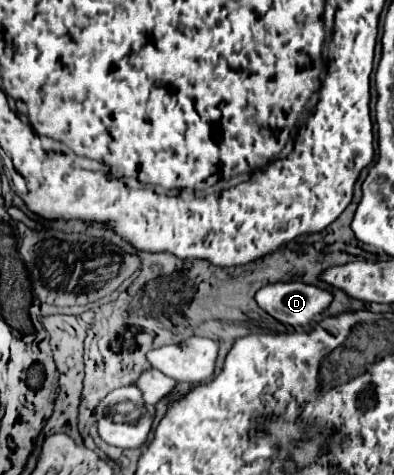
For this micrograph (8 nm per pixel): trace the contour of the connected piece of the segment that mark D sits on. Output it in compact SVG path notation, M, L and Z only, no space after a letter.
M302 281L266 285L256 293L258 305L280 323L312 325L332 303L332 291Z

